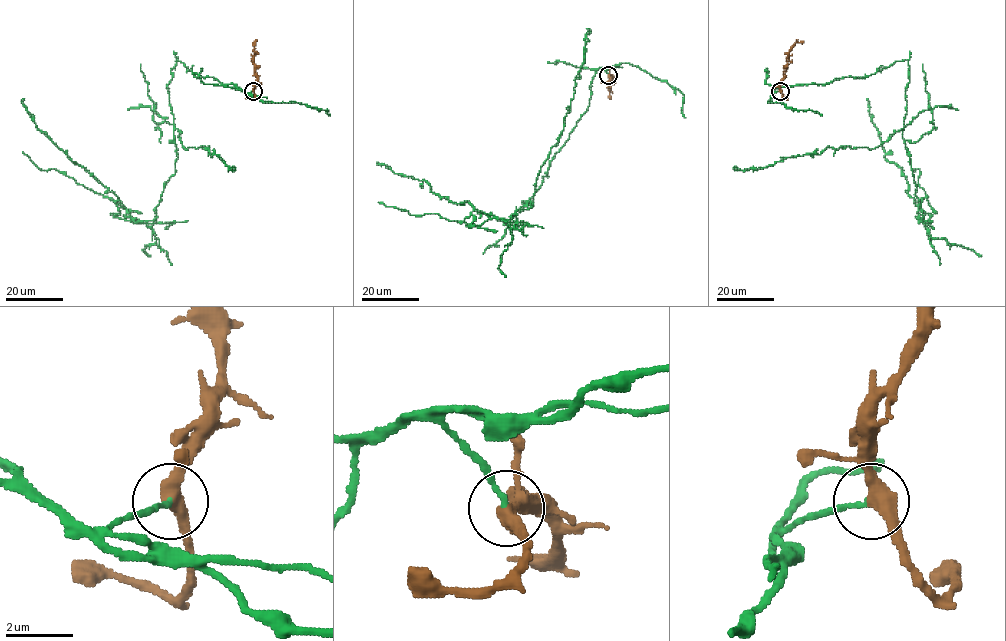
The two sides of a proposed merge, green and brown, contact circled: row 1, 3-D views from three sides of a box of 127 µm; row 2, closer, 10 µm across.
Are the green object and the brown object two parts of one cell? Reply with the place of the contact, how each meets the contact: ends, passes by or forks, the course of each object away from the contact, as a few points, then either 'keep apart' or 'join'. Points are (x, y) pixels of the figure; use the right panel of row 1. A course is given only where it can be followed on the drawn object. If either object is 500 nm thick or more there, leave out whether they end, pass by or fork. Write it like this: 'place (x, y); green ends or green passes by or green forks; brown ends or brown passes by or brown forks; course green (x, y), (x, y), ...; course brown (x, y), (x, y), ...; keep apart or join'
place (780, 91); green ends; brown passes by; course green (779, 91), (864, 77), (906, 59), (903, 138), (925, 221), (902, 170), (886, 159), (867, 99); course brown (780, 91), (788, 50), (803, 41); keep apart

